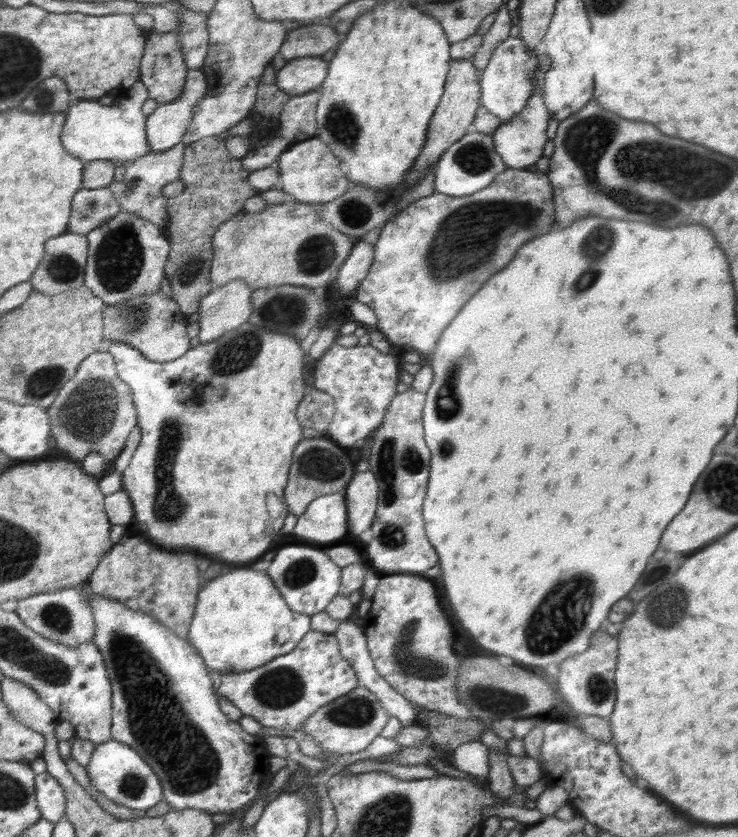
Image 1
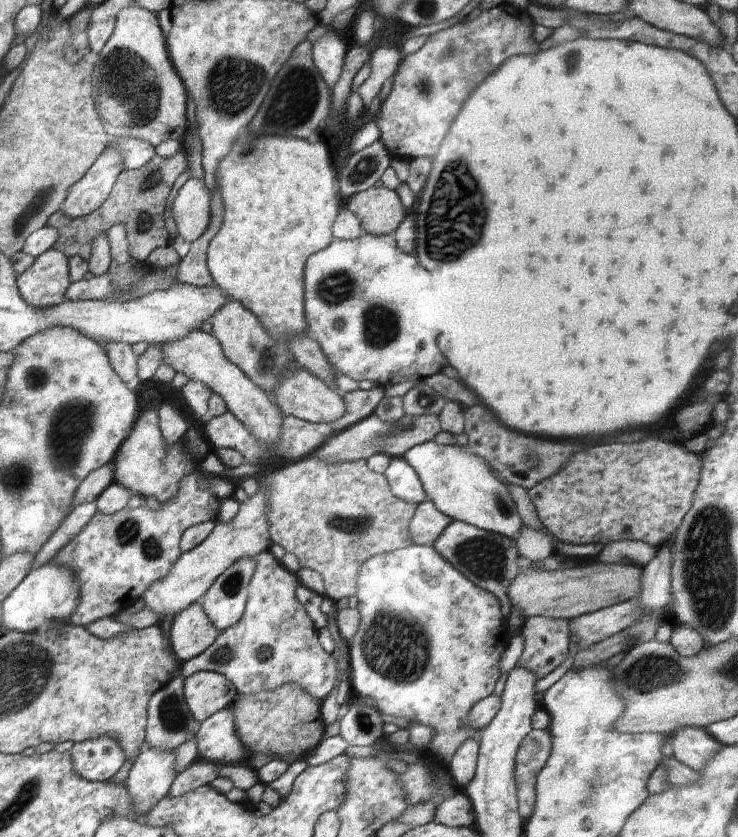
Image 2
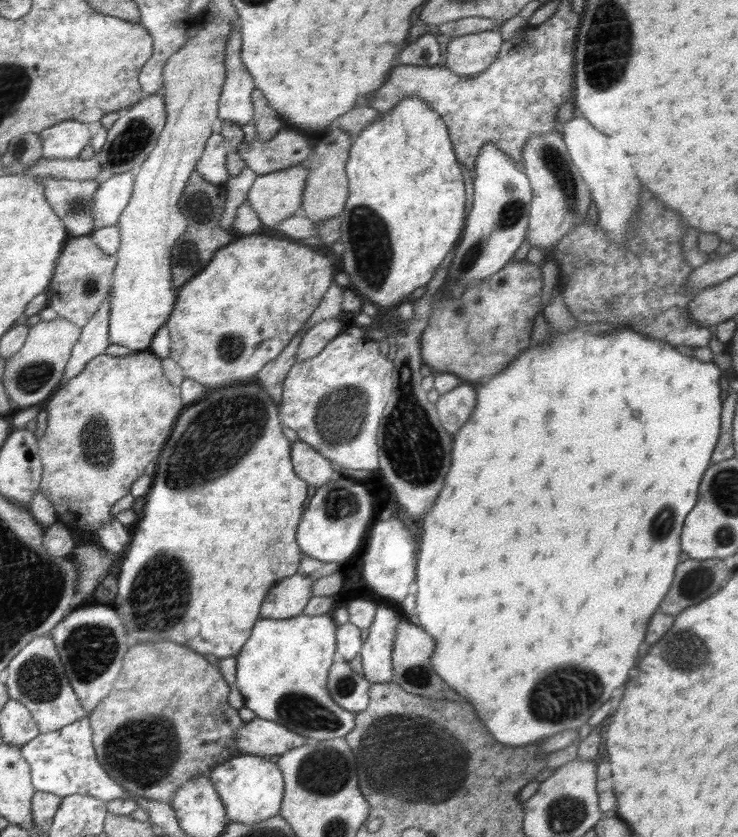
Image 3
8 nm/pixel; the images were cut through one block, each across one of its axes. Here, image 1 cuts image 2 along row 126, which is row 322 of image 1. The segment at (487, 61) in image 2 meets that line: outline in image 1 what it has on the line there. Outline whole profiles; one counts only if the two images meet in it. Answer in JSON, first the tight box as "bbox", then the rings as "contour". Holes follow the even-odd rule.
{"bbox":[356,167,555,358],"contour":[[[508,167],[503,173],[498,174],[490,185],[471,195],[461,197],[449,197],[442,193],[432,193],[431,195],[412,201],[408,208],[401,210],[388,221],[382,228],[378,241],[374,245],[373,261],[367,276],[356,289],[357,300],[366,304],[377,316],[378,330],[392,344],[398,344],[406,349],[414,349],[424,354],[427,358],[436,348],[440,335],[450,324],[450,321],[459,313],[459,310],[470,300],[470,297],[488,282],[499,270],[515,257],[515,252],[525,243],[531,241],[535,236],[548,232],[548,229],[555,223],[555,204],[553,188],[551,187],[549,176],[542,171],[531,172],[528,169],[520,170]]]}

